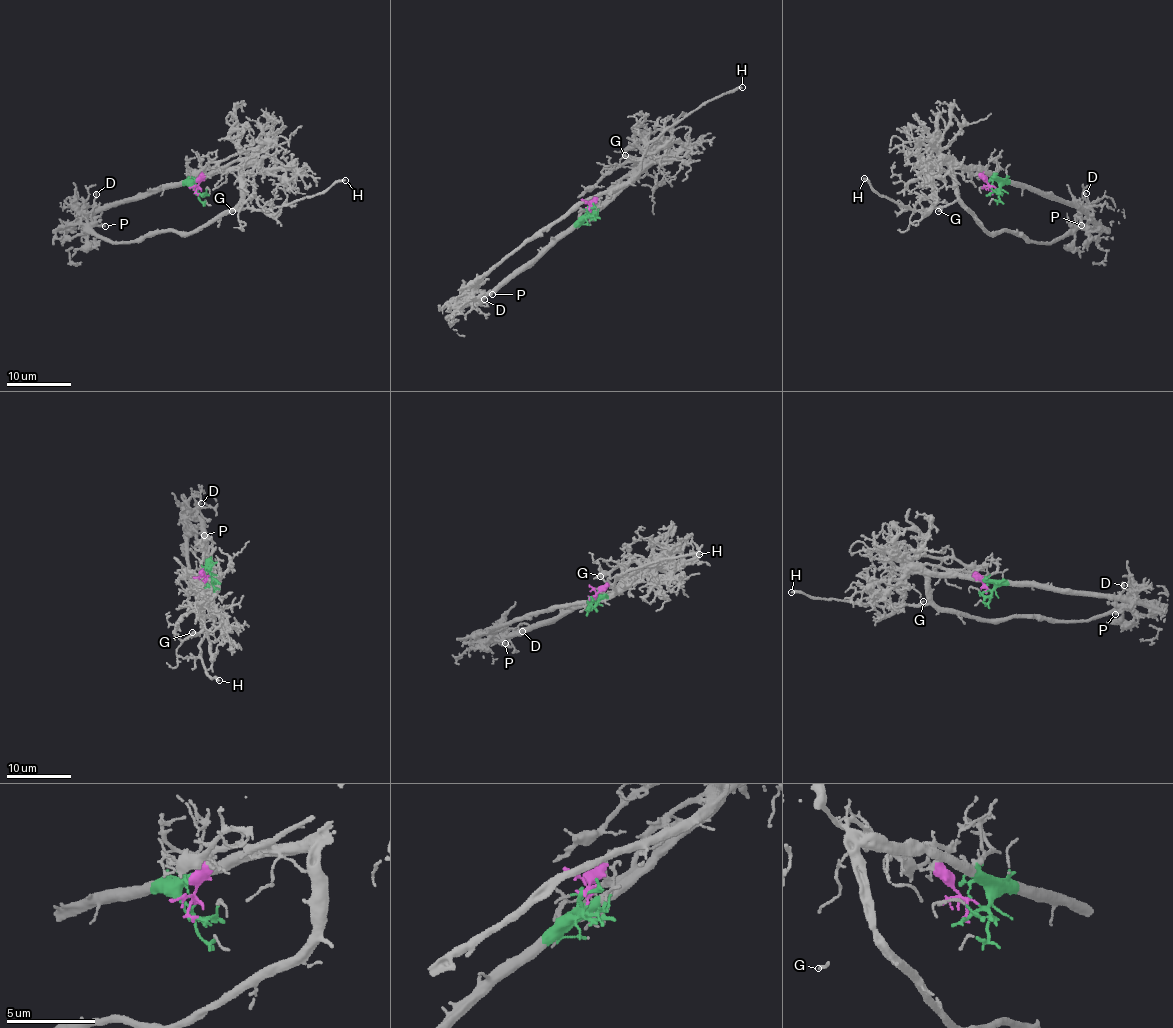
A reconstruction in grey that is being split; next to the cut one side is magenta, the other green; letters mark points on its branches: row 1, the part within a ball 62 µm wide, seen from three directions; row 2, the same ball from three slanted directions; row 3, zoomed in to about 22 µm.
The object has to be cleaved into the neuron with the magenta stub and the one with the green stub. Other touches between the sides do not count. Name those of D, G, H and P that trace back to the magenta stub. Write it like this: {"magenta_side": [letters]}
{"magenta_side": ["G", "H"]}

